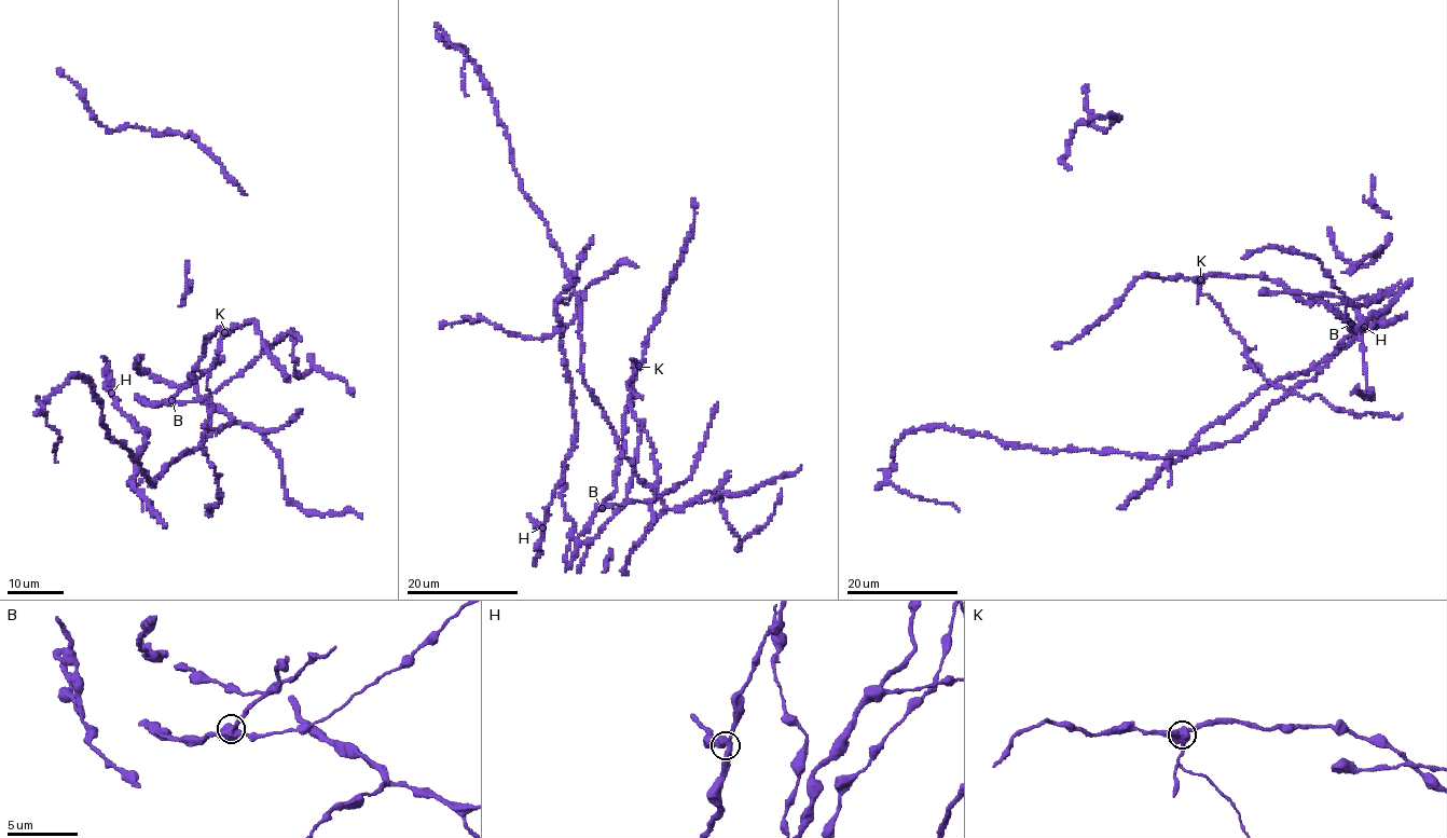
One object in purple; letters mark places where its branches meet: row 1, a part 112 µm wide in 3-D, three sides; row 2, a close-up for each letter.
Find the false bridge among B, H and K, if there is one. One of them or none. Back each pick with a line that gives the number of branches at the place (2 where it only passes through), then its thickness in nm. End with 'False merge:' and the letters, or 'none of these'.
K: branches 4; calibre 600 nm
False merge: K

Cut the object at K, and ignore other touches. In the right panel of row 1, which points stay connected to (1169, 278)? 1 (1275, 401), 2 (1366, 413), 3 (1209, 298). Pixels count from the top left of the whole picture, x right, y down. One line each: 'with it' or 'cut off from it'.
1: with it
2: cut off from it
3: cut off from it

